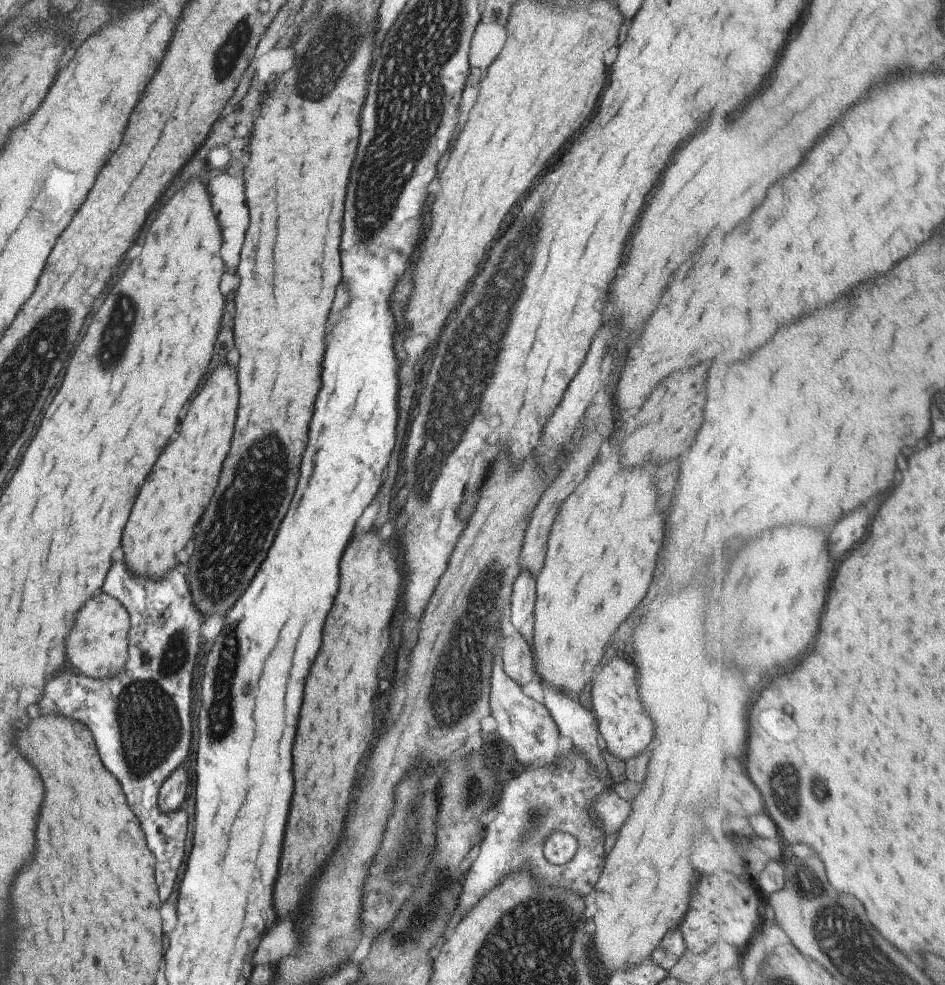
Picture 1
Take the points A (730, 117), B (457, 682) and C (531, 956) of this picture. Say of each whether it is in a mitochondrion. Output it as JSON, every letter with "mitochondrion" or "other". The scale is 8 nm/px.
{"A":"other","B":"mitochondrion","C":"mitochondrion"}

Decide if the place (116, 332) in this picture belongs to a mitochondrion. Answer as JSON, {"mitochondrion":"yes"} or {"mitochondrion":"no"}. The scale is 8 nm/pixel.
{"mitochondrion":"yes"}

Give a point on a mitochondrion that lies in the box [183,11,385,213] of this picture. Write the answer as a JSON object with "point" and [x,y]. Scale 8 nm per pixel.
{"point":[227,57]}

